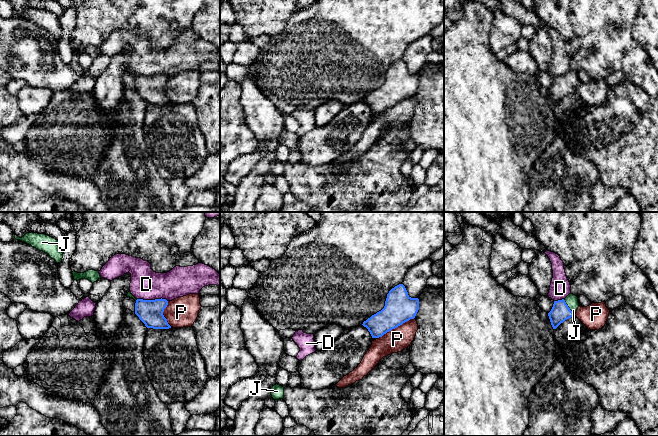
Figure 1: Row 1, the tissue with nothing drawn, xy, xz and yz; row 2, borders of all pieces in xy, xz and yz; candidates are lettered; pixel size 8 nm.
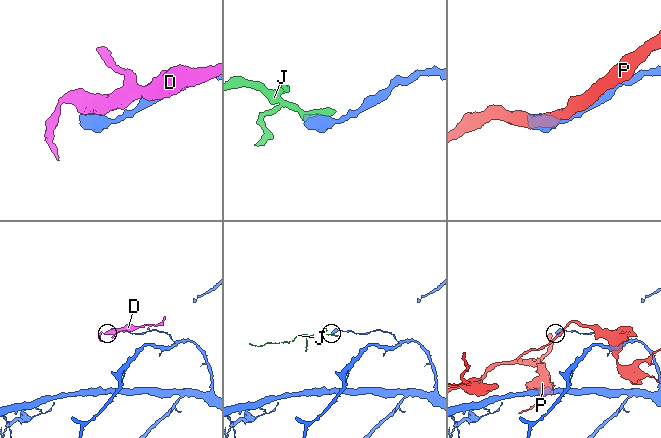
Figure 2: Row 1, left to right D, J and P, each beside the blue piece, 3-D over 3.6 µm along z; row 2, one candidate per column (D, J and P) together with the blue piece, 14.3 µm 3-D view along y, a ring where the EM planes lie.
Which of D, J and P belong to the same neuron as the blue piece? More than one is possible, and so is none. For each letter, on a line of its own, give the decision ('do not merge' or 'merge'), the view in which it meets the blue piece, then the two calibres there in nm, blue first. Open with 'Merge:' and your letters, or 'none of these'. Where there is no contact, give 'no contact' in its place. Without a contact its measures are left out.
Merge: J
D: do not merge; meets blue in xy; 200 nm thick on the blue side, 240 nm on the other
J: merge; meets blue in yz; 150 nm thick on the blue side, 100 nm on the other
P: do not merge; meets blue in xz; 240 nm thick on the blue side, 180 nm on the other

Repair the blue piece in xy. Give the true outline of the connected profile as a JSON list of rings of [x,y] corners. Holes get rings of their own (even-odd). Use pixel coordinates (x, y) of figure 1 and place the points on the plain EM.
[[[162,74],[155,76],[137,75],[135,79],[135,90],[147,104],[169,105],[171,102],[163,91],[167,81],[168,77]]]

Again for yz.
[[[571,69],[565,75],[554,77],[553,83],[548,89],[553,105],[556,105],[565,96],[573,93],[578,83],[578,73]]]

